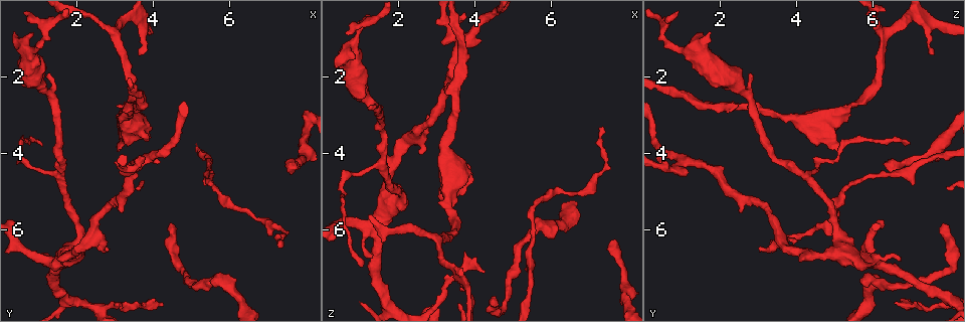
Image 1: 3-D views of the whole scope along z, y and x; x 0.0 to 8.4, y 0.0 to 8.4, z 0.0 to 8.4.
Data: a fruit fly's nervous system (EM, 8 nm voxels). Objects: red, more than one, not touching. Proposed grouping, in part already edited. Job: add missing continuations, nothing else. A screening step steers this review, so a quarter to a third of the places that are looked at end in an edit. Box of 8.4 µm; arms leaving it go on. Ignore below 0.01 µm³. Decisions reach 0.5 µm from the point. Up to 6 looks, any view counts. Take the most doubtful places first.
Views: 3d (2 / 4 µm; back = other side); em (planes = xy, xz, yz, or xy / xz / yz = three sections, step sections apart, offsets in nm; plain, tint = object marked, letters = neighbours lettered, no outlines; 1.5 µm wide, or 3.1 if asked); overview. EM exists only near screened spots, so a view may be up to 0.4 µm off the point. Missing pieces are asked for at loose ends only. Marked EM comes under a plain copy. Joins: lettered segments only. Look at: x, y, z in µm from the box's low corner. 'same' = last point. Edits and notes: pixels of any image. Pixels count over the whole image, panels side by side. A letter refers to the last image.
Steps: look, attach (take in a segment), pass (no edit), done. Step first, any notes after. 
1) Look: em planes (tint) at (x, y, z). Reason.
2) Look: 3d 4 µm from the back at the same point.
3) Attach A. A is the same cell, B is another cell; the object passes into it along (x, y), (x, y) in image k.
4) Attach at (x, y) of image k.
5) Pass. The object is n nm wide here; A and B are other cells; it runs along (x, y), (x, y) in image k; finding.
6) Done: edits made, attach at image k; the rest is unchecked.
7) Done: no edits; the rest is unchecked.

Look: em planes (letters) at (4.50, 5.85, 7.90). An open end.

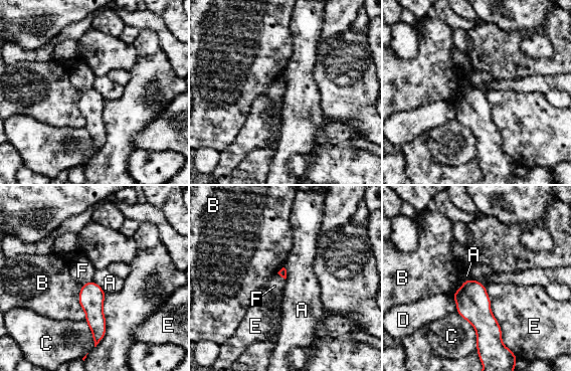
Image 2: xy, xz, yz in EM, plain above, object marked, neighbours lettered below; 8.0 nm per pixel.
Pass. A, B, C, D, E and F are other cells; a border runs along (473, 279), (466, 280), (456, 291) in image 2; none of them fits.

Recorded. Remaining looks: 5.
Look: em planes (letters) at (7.35, 6.45, 3.45). An open end.

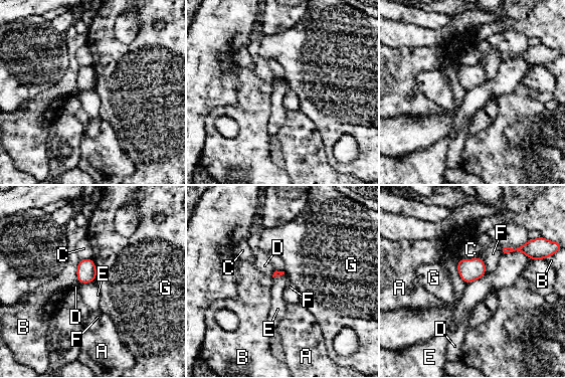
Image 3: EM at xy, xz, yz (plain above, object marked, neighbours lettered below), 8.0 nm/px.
Pass. The longest contact is with E, 220 nm; A, B, C, D, E, F and G are other cells; none of them fits.

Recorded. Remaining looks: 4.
Look: 3d 2 µm from the back at (1.30, 1.95, 2.75). Branch stops here.

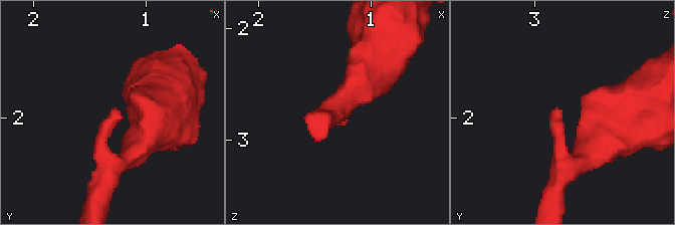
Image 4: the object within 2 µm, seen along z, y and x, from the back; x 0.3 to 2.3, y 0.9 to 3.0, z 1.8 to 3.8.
Look: em planes (letters) at (1.28, 1.94, 2.74). Need the tissue.

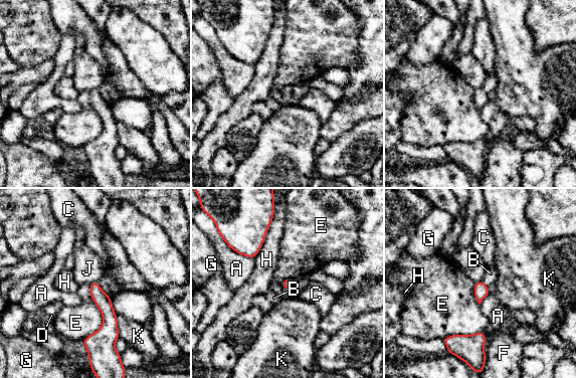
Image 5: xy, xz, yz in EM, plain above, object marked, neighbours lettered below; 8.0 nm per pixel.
Attach B. B is the same cell, A, C, D, E, F, G, H, J and K are other cells; it goes on there.

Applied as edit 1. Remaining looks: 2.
Done: edits made, attach at image 5; the rest is unchecked.

